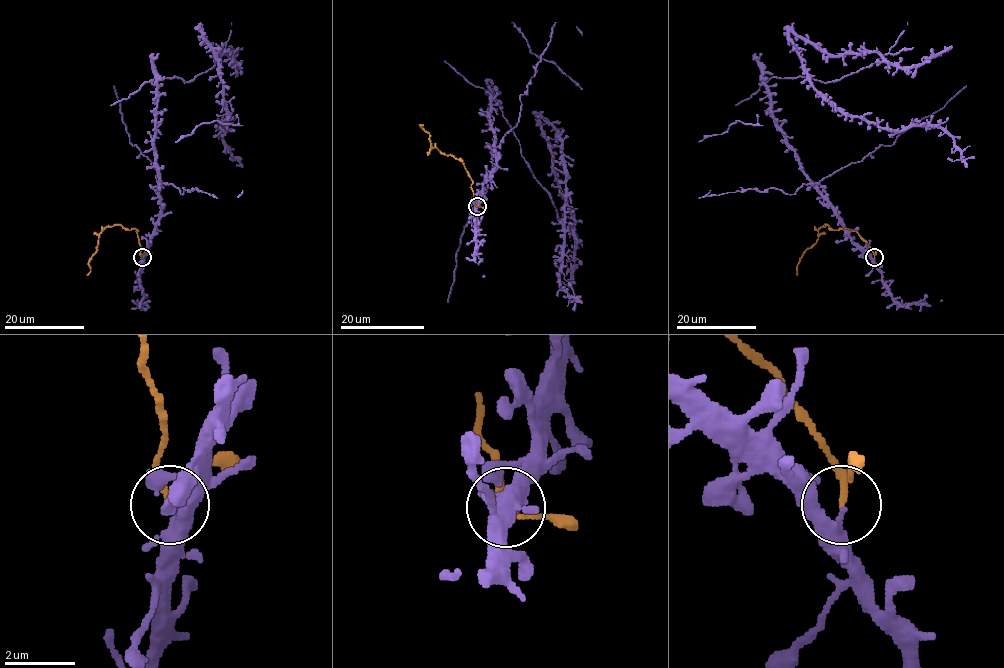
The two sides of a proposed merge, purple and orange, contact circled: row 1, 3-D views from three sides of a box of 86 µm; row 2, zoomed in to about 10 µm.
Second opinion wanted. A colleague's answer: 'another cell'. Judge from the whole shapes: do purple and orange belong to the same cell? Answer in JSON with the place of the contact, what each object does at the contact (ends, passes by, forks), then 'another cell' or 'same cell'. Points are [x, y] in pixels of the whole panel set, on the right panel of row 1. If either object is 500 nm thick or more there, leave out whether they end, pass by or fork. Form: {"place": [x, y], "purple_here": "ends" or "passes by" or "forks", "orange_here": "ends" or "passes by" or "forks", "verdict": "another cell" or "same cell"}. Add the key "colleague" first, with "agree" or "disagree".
{"colleague": "agree", "place": [874, 257], "purple_here": "forks", "orange_here": "passes by", "verdict": "another cell"}

